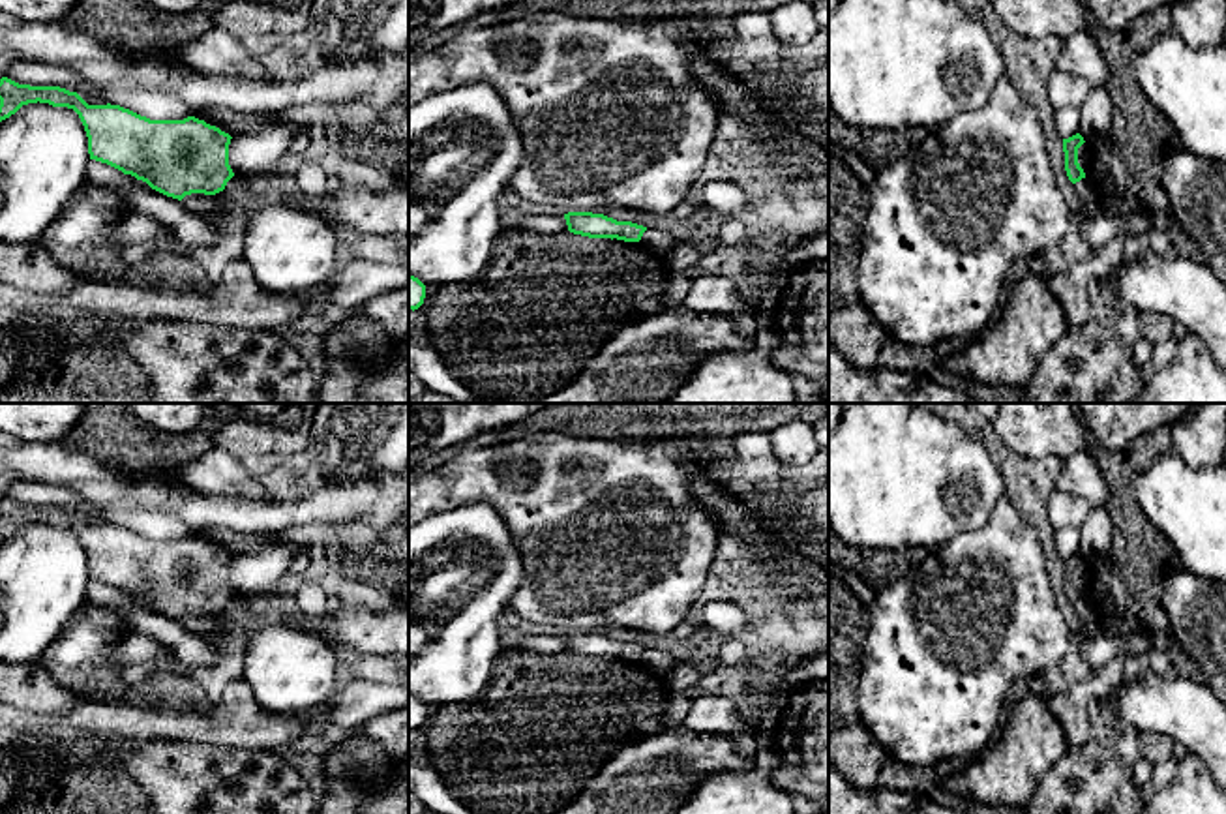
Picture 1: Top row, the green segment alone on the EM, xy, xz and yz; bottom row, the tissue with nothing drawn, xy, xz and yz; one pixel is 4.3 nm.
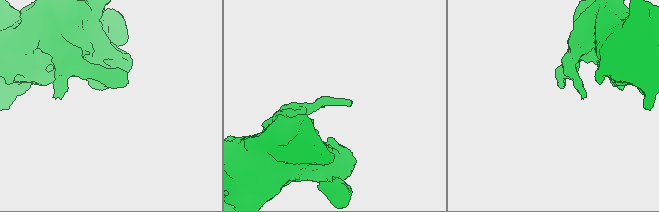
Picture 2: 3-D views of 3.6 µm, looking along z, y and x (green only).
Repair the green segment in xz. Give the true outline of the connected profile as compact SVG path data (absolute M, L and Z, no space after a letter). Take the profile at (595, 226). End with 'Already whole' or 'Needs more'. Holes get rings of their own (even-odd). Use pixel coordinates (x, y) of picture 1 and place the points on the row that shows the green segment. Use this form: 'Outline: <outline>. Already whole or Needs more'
Outline: M568 212L564 214L568 231L589 238L617 238L624 242L639 242L647 227L632 221L617 221L604 214Z. Already whole

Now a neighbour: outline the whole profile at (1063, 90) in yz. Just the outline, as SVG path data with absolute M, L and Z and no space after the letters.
M1055 69L1050 75L1046 90L1048 103L1052 105L1054 111L1057 111L1065 107L1080 109L1093 88L1084 77L1074 77Z

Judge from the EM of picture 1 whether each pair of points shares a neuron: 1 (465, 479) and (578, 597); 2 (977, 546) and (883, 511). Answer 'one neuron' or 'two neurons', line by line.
1: one neuron
2: two neurons

